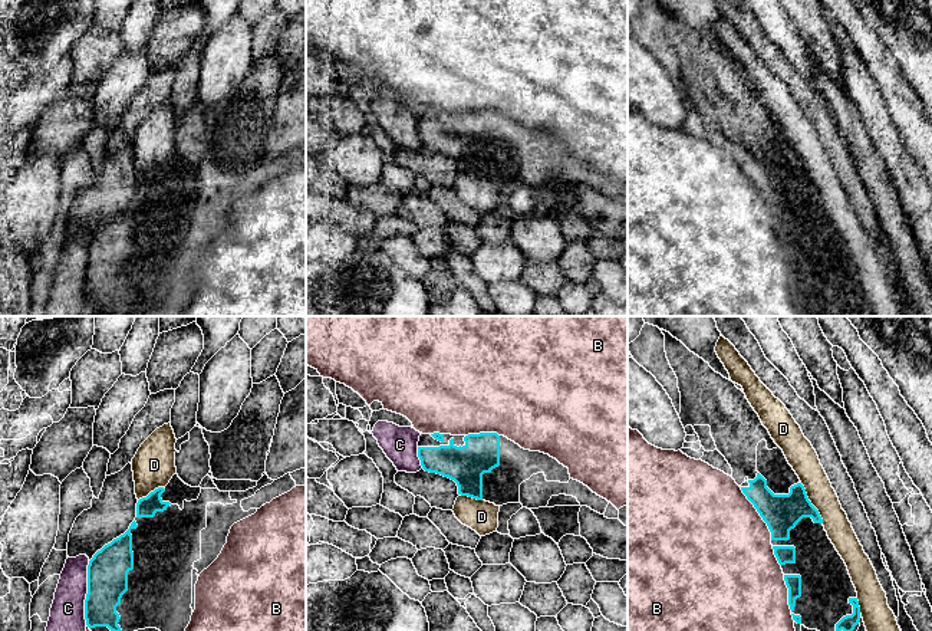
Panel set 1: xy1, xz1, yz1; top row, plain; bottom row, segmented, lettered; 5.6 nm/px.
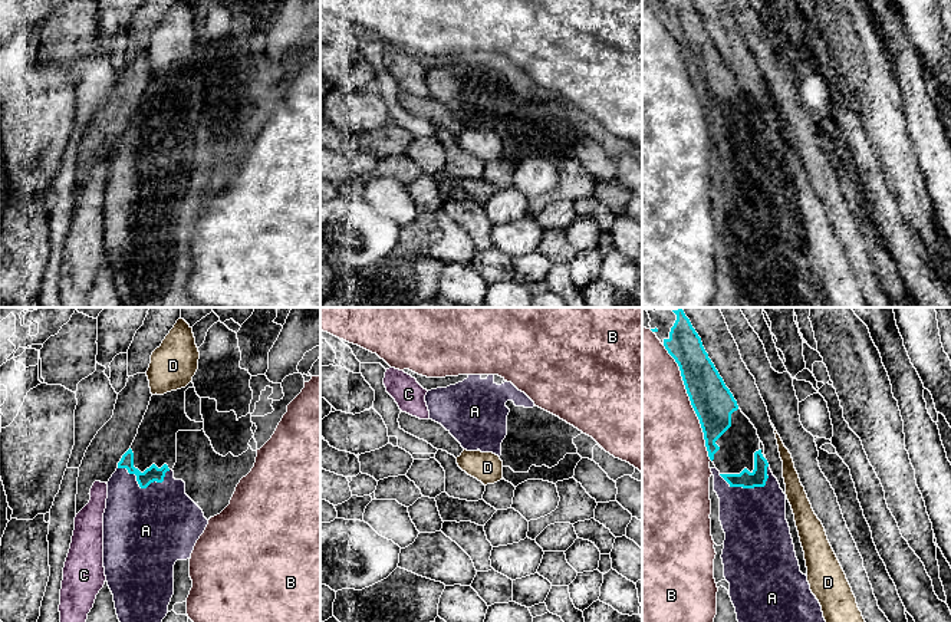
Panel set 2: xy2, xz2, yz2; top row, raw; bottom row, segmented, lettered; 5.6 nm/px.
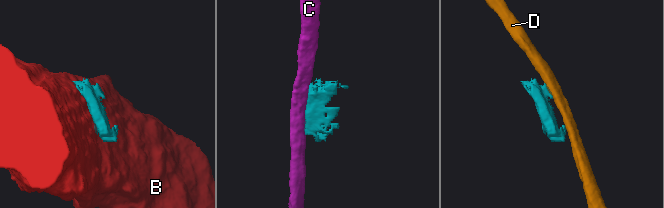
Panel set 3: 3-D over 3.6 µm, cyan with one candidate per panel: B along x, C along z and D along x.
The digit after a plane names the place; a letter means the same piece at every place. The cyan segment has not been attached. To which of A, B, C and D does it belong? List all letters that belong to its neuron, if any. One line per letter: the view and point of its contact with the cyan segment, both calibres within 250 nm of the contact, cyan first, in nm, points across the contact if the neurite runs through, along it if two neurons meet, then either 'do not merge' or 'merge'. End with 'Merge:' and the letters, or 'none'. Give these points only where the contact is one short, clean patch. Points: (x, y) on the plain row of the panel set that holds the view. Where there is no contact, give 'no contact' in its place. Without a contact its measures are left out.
A: contact yz2 (750, 165); calibres 100 and 360 nm; merge
B: contact yz2 (691, 81); calibres 220 and 500 nm; do not merge
C: contact xy1 (88, 270); calibres 220 and 220 nm; do not merge
D: contact yz1 (810, 181); calibres 200 and 160 nm; do not merge
Merge: A

